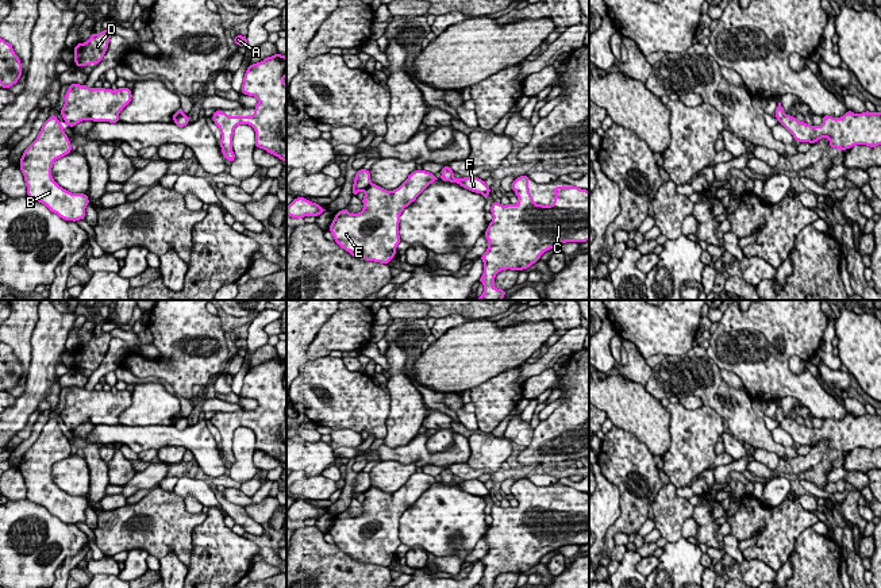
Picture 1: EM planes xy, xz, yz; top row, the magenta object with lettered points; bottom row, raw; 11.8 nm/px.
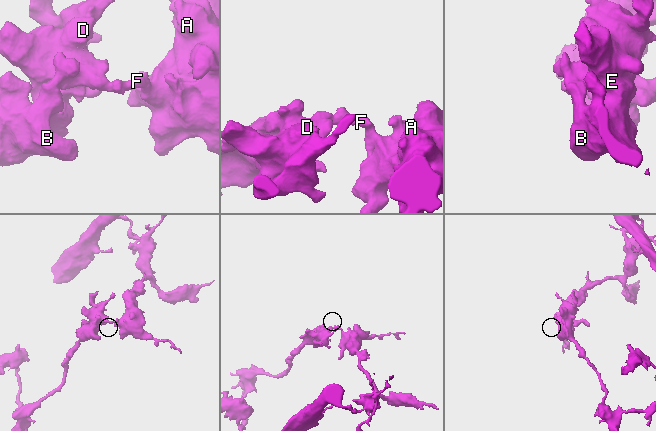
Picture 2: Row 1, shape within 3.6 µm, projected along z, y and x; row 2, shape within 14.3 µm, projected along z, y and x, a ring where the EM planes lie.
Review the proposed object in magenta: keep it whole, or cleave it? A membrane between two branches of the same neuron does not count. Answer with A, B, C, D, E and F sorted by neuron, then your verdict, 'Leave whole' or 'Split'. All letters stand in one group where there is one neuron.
Groups: A C / B D E F. Split

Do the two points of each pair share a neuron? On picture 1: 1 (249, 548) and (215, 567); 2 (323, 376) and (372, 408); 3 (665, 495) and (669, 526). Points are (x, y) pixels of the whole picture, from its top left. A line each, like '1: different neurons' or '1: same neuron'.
1: same neuron
2: same neuron
3: same neuron

